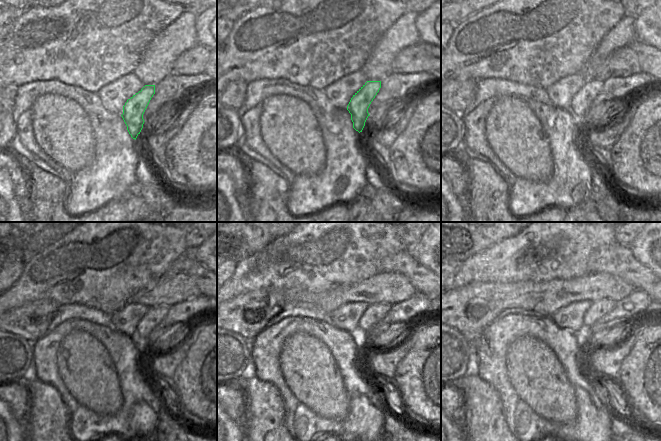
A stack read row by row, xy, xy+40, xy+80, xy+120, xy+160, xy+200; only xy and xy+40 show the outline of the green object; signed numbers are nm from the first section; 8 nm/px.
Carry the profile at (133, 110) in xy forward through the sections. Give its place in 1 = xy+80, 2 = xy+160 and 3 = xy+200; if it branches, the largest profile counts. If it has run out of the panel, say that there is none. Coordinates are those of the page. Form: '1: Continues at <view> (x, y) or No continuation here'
1: Continues at xy+80 (580, 108)
2: Continues at xy+160 (374, 313)
3: Continues at xy+200 (592, 317)

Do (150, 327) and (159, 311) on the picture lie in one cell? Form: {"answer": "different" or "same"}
{"answer": "same"}

